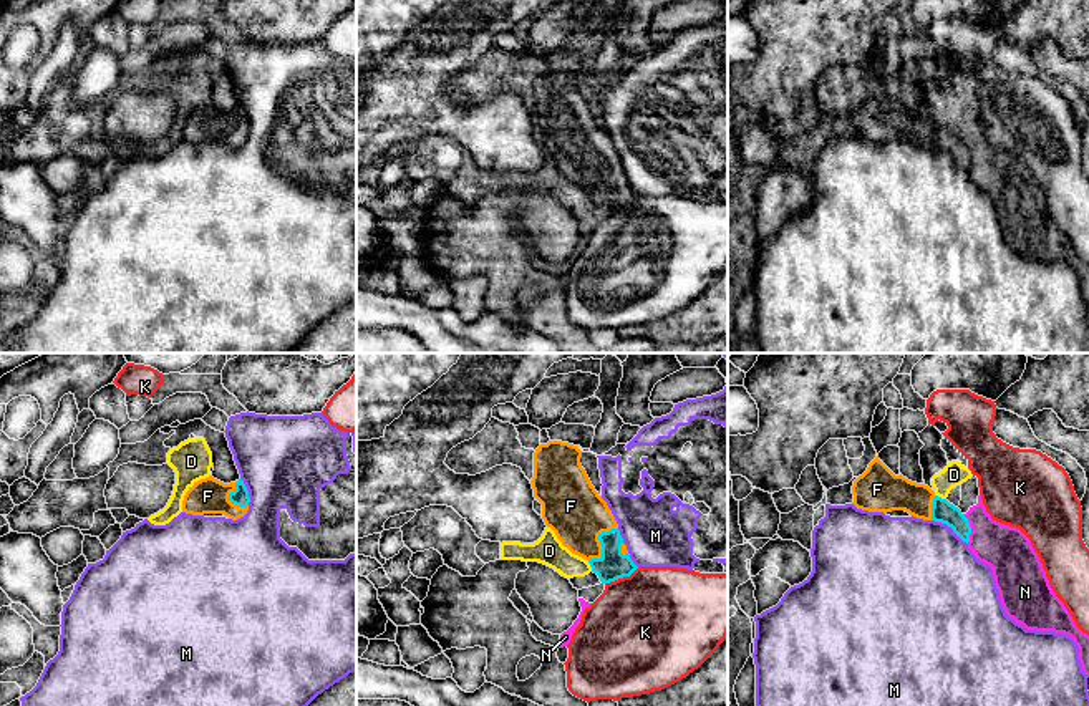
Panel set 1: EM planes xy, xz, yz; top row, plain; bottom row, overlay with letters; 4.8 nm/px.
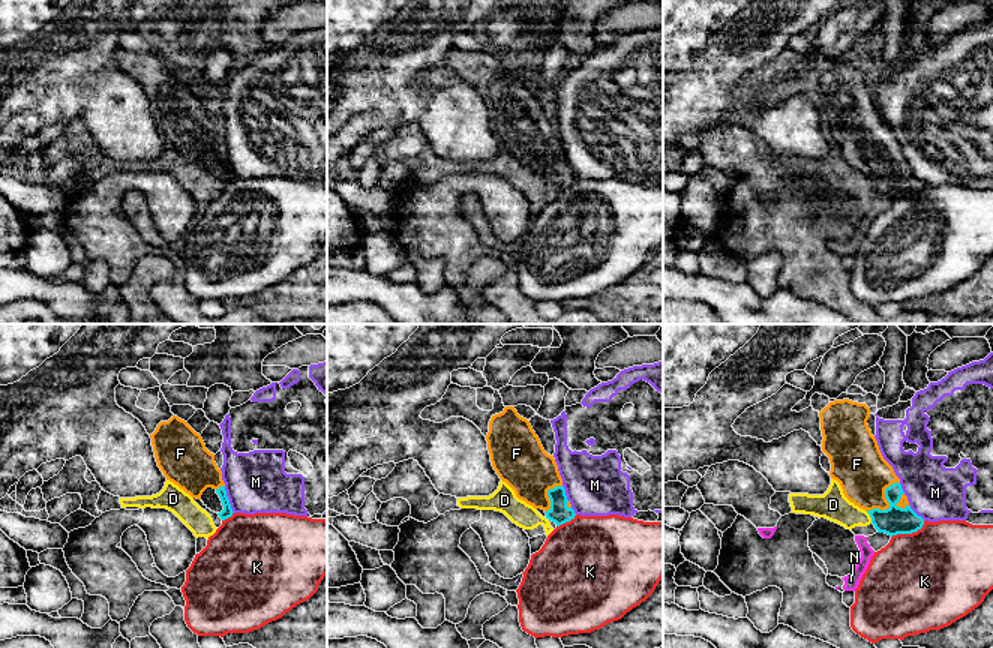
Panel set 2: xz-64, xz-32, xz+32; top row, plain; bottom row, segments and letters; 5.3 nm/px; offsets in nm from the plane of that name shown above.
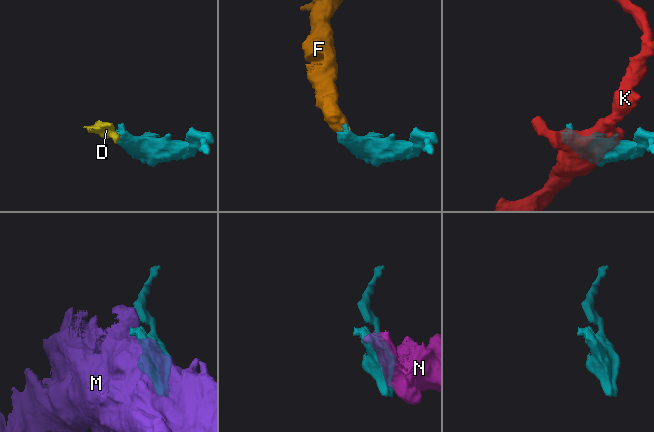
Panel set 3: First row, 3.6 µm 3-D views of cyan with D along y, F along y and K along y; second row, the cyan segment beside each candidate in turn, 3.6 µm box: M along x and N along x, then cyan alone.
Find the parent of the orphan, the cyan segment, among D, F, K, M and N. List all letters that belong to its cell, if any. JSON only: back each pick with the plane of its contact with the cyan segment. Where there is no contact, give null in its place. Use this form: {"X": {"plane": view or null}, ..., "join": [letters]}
{"F": {"plane": "xz"}, "join": ["F"]}

